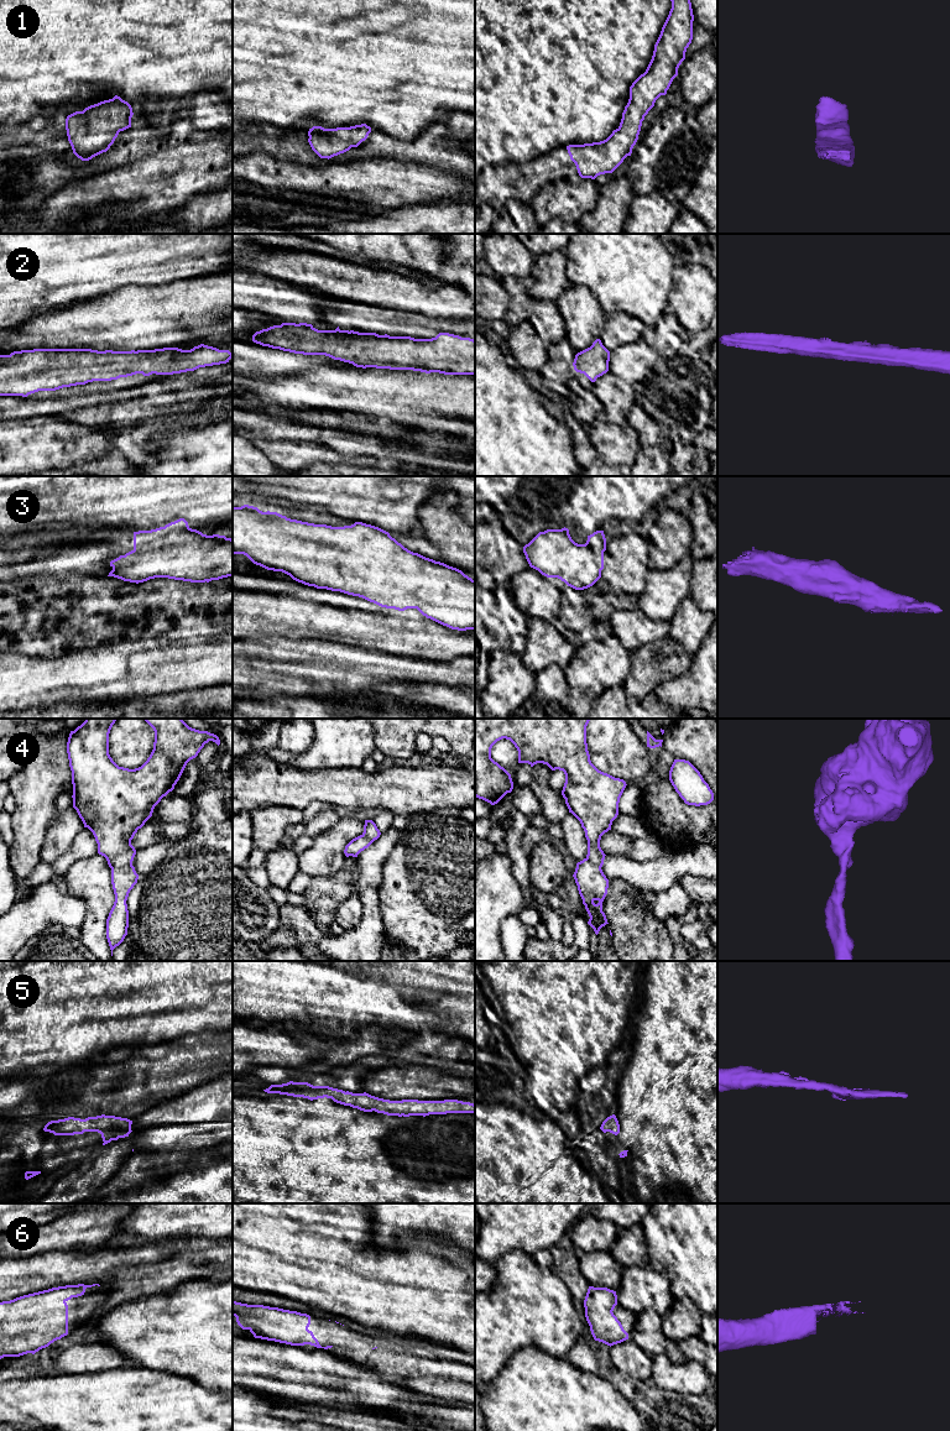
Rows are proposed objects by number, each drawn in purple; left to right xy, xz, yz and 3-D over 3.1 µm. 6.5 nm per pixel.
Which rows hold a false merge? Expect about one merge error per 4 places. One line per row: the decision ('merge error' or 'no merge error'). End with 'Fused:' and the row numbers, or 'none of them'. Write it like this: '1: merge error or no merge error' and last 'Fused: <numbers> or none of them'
1: no merge error
2: no merge error
3: no merge error
4: no merge error
5: no merge error
6: no merge error
Fused: none of them

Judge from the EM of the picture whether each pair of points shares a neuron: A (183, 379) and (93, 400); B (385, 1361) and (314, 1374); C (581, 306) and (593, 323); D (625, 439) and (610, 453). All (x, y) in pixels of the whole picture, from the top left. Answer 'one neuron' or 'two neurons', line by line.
A: one neuron
B: two neurons
C: one neuron
D: one neuron

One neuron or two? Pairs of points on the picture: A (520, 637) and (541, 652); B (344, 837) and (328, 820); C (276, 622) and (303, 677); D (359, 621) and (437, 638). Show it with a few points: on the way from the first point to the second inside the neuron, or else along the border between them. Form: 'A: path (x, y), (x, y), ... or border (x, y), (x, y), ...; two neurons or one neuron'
A: border (527, 617), (527, 642), (526, 649), (521, 654); two neurons
B: border (342, 818), (313, 837); two neurons
C: border (295, 638), (317, 638), (322, 641); two neurons
D: path (379, 630), (408, 632), (417, 636); one neuron

